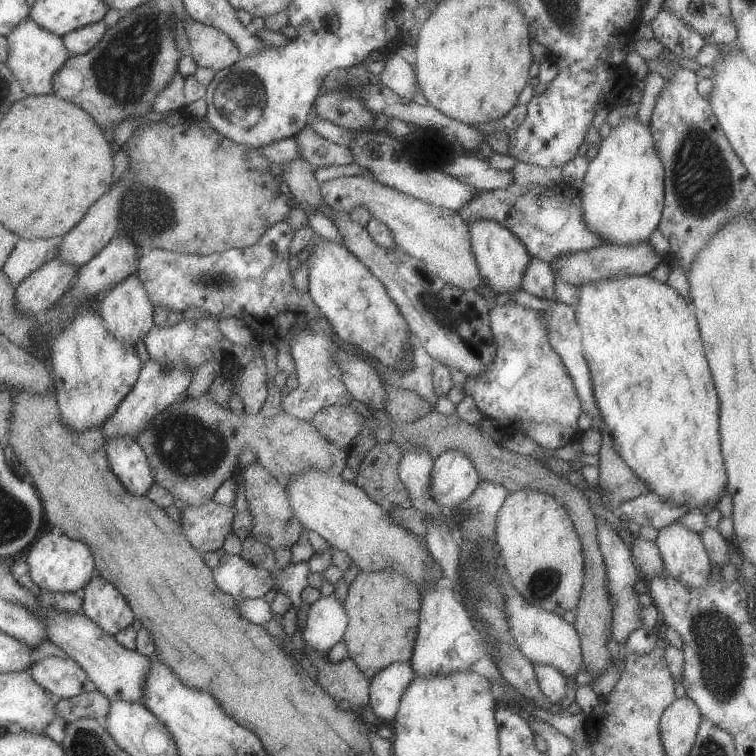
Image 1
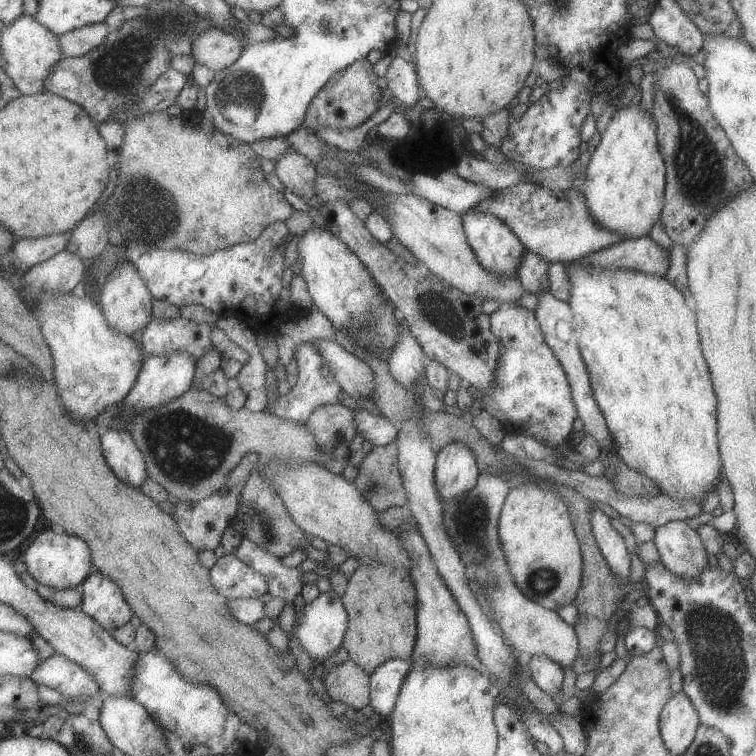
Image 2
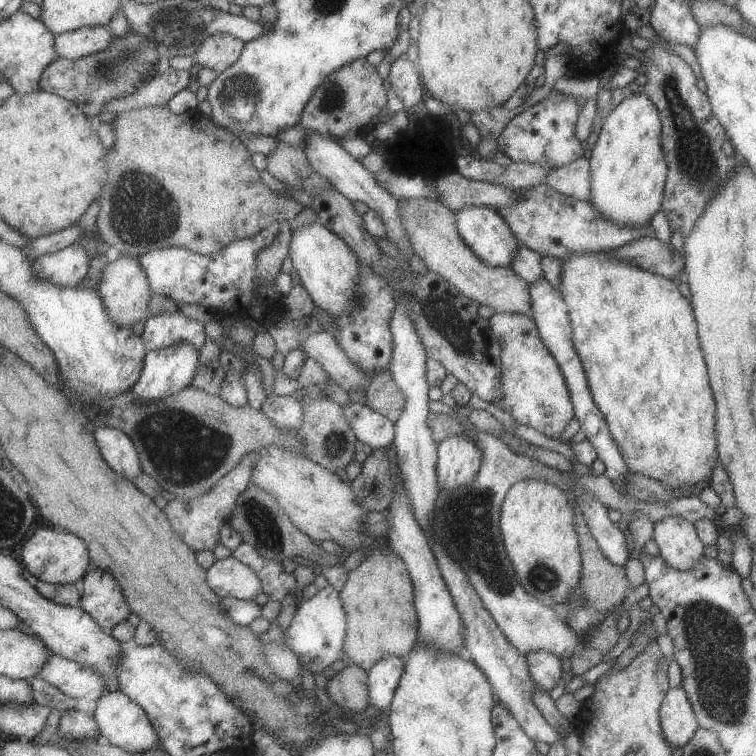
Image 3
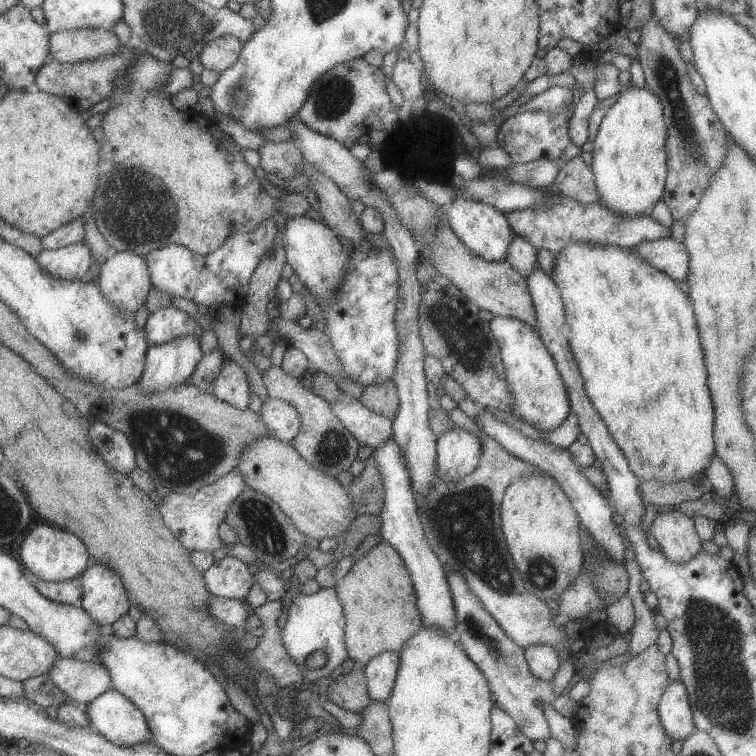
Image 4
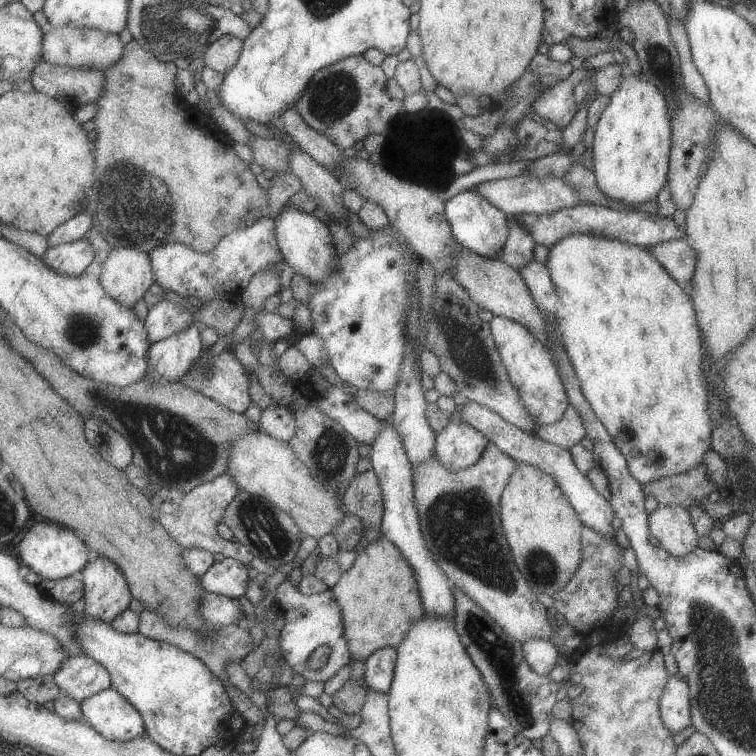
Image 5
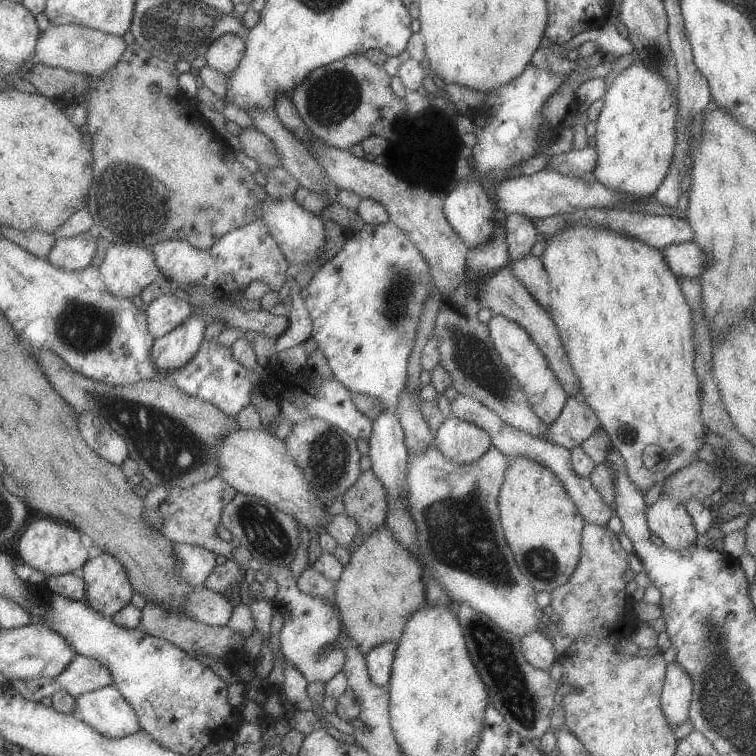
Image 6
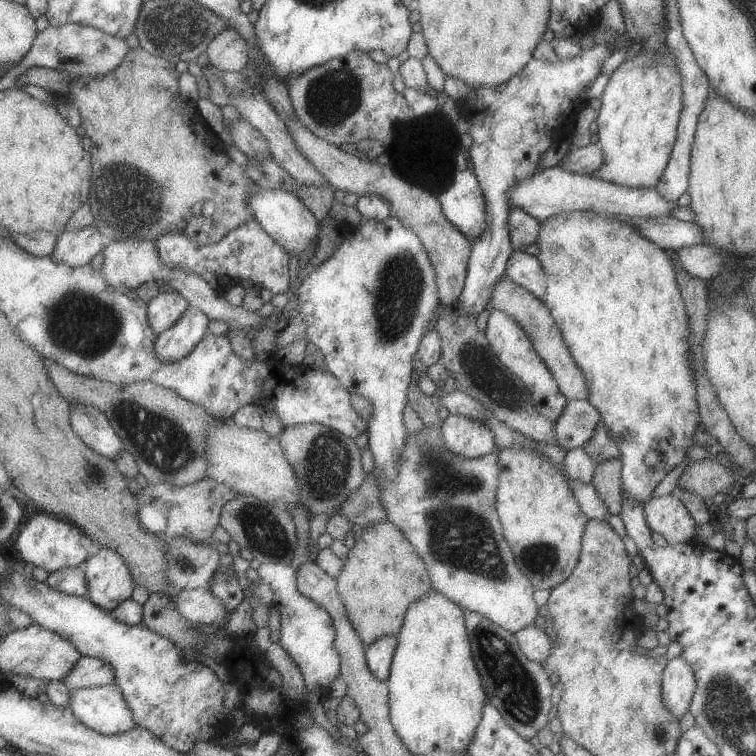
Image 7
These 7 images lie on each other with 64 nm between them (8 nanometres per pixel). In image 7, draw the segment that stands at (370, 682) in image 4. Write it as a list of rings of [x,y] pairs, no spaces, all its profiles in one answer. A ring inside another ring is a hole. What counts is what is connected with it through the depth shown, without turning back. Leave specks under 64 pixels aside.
[[[395,636],[377,638],[373,644],[369,644],[365,648],[367,668],[379,682],[387,682],[387,678],[389,678],[395,648],[397,648],[397,638]]]

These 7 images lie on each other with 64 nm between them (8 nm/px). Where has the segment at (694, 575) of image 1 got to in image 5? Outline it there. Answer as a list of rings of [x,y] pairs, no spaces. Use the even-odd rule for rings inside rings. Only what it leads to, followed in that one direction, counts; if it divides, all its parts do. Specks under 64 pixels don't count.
[[[659,506],[649,514],[649,530],[661,548],[675,558],[687,556],[697,548],[699,534],[695,532],[691,514],[681,506]]]

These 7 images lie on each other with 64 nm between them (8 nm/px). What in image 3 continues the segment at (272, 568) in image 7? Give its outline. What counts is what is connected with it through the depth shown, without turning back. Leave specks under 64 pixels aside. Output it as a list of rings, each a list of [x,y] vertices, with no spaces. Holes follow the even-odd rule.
[[[325,586],[313,598],[301,600],[297,606],[291,624],[283,630],[285,646],[301,660],[301,668],[309,670],[311,674],[323,672],[329,674],[329,666],[341,658],[343,642],[347,630],[347,612],[343,608],[341,596],[333,586]]]

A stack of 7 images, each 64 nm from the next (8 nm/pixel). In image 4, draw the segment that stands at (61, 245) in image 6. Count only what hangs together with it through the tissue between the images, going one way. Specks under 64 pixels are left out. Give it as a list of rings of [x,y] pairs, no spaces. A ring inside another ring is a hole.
[[[81,242],[59,250],[41,250],[35,256],[35,262],[51,278],[71,282],[79,280],[89,270],[89,266],[93,264],[93,254],[91,248],[85,242]]]

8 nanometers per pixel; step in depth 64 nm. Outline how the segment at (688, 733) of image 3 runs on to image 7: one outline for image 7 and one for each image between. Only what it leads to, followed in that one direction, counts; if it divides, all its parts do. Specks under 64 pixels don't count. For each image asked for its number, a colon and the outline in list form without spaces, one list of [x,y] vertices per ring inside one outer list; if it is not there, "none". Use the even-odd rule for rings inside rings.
4: [[[671,682],[659,702],[659,720],[671,740],[685,740],[695,732],[693,710],[683,682]]]
5: [[[677,674],[669,676],[661,700],[659,712],[665,728],[675,736],[691,724],[691,700],[689,700],[689,684],[681,680]]]
6: [[[677,662],[667,664],[665,682],[661,690],[661,712],[669,720],[673,730],[689,718],[691,696],[693,696],[693,682],[689,674]]]
7: [[[683,658],[667,660],[667,666],[663,670],[661,700],[677,720],[685,712],[689,712],[695,688],[695,676],[689,662],[685,662]]]

